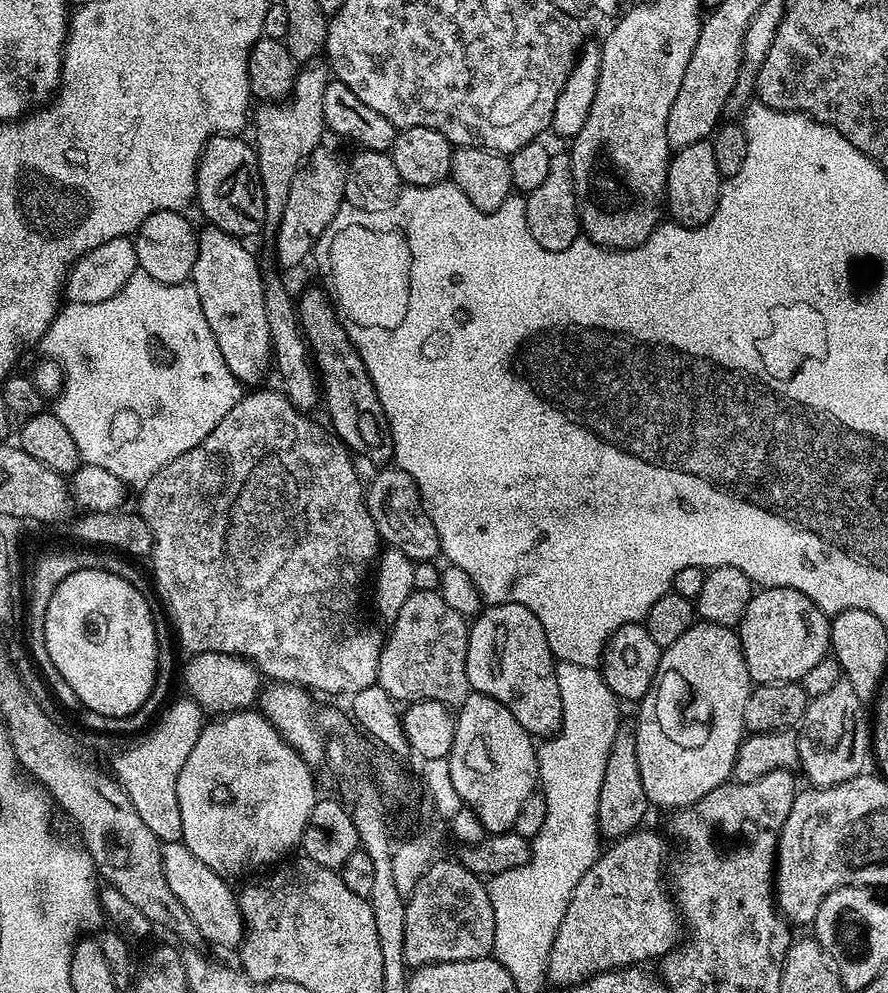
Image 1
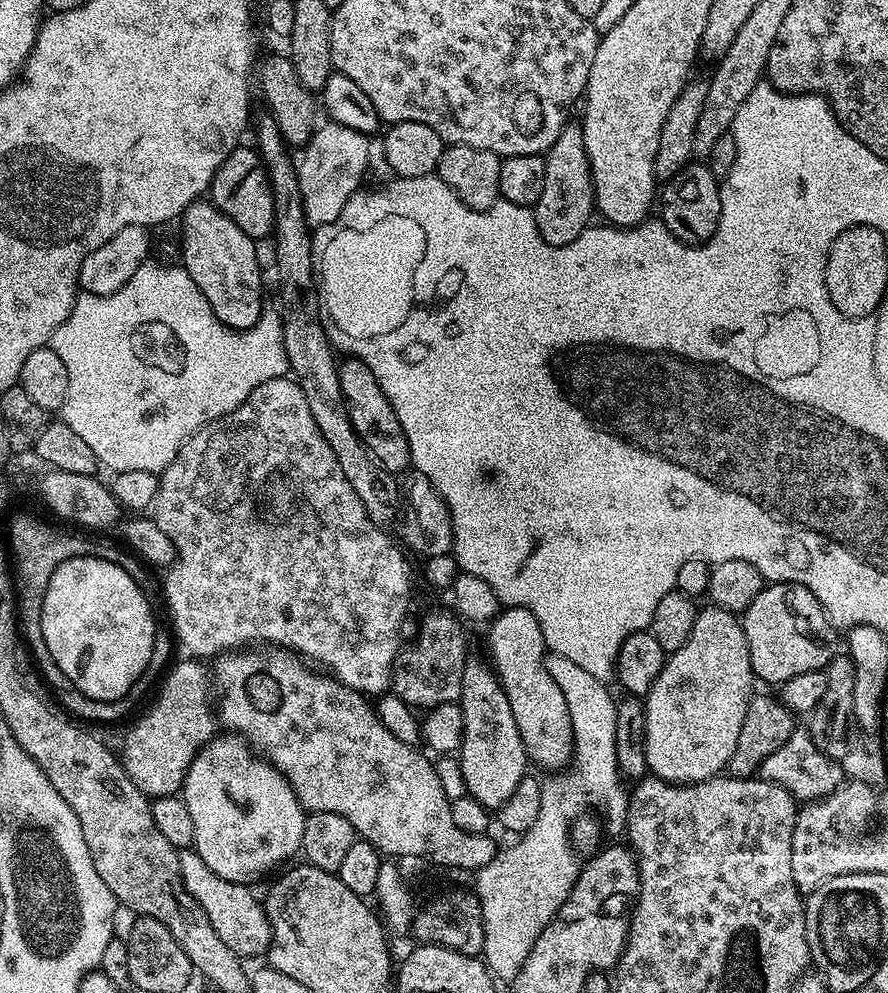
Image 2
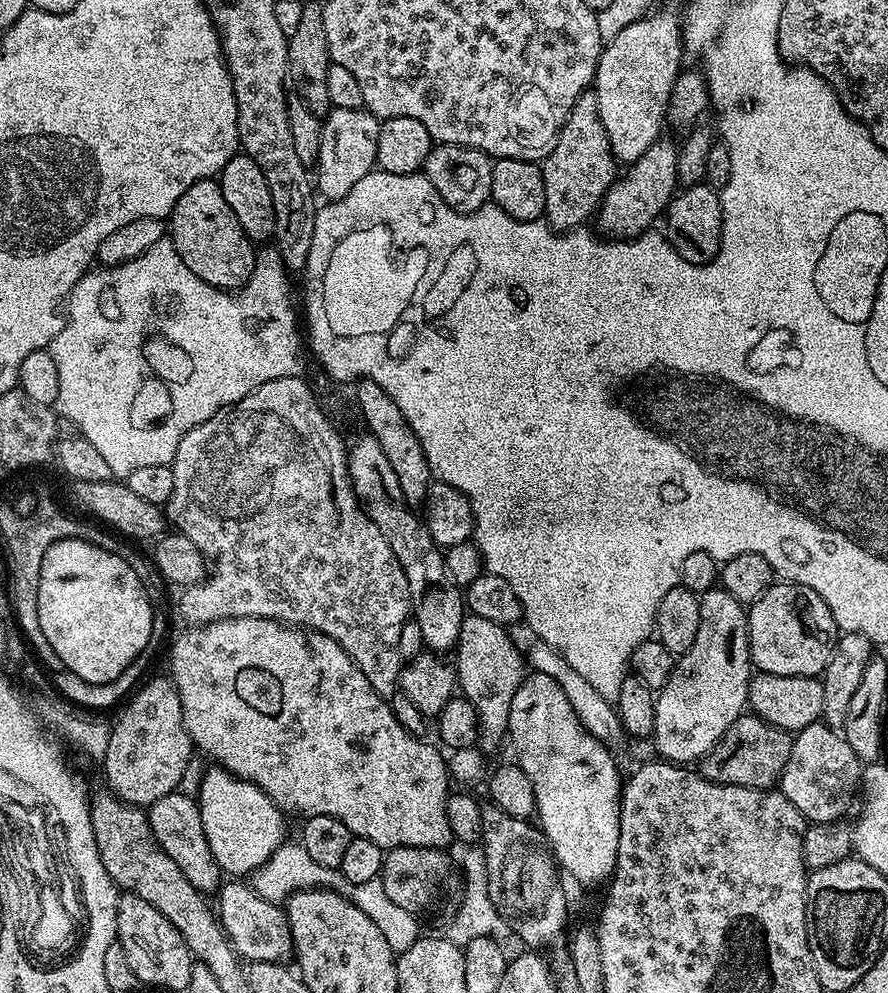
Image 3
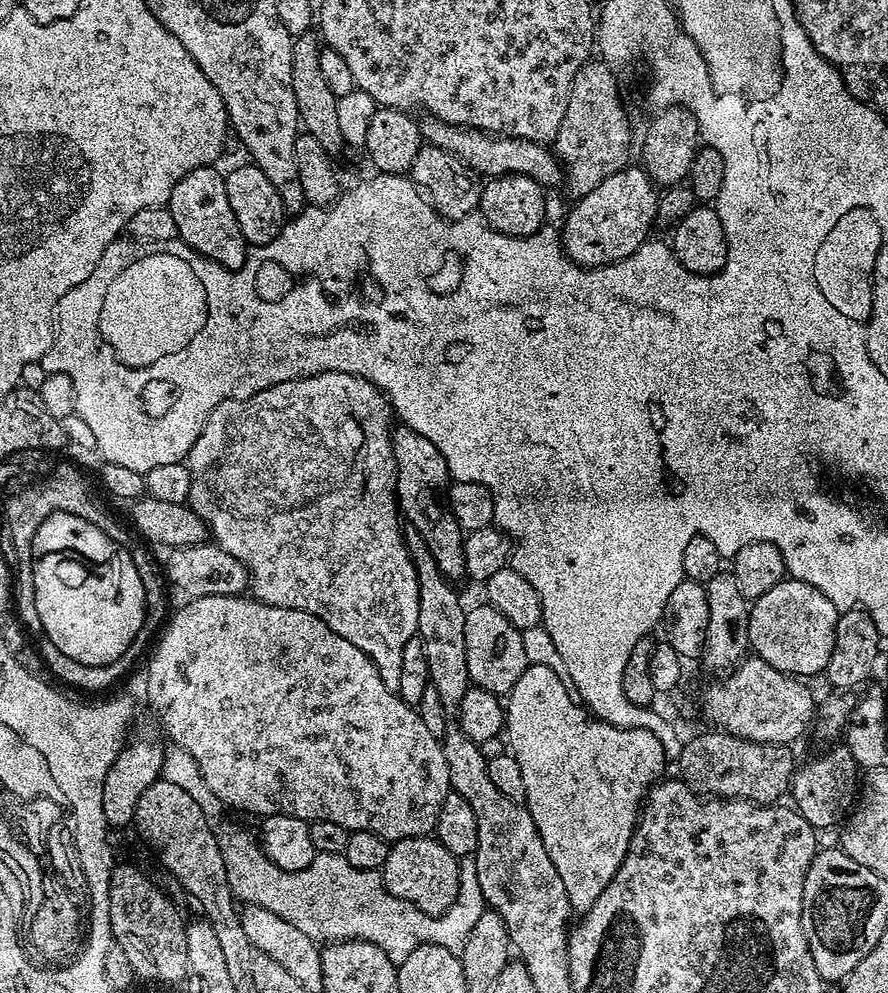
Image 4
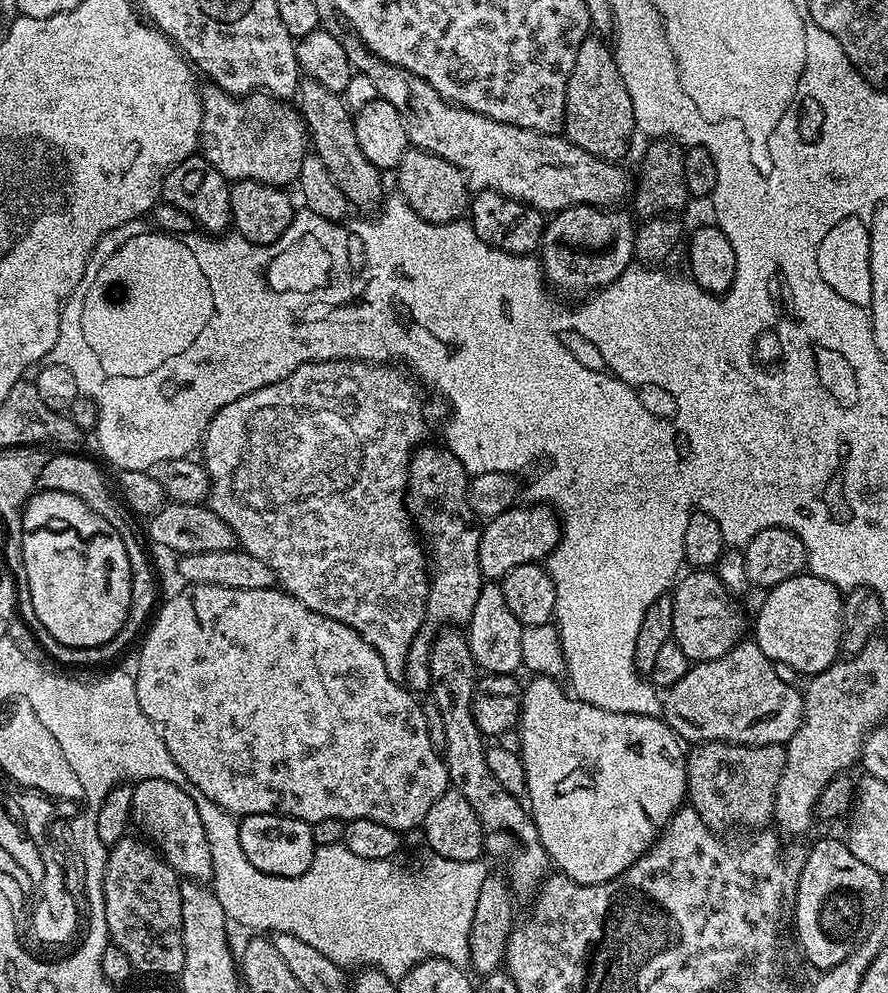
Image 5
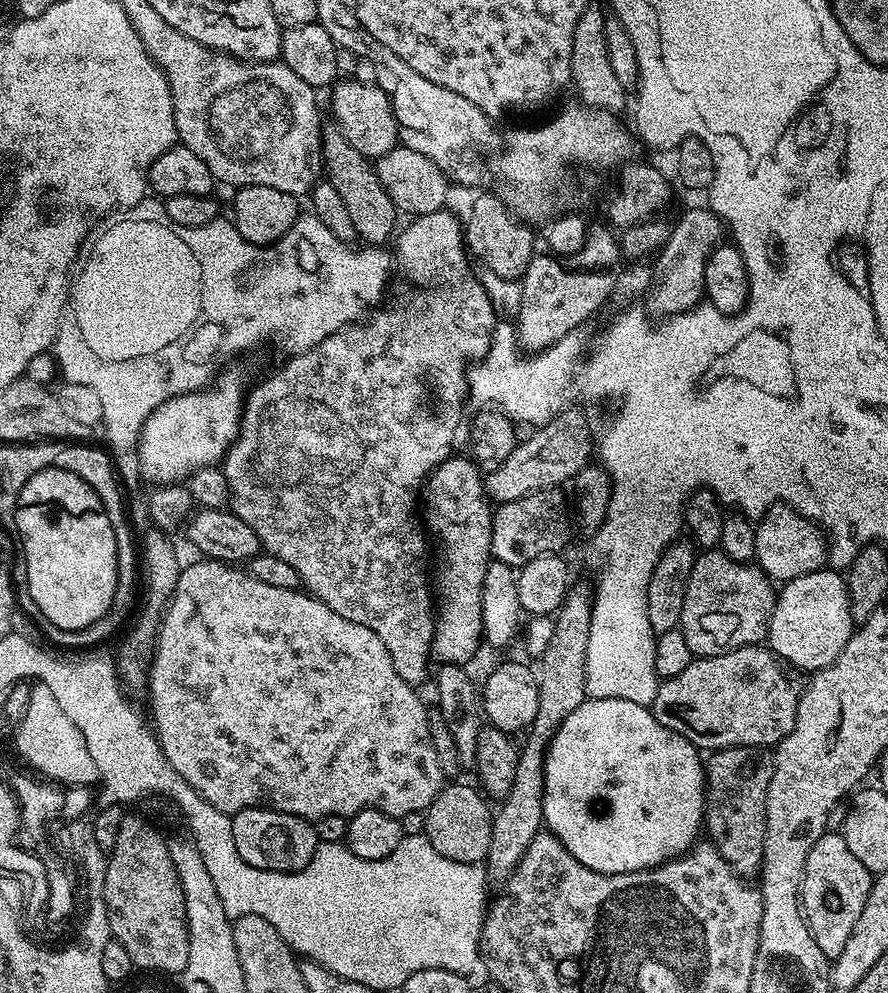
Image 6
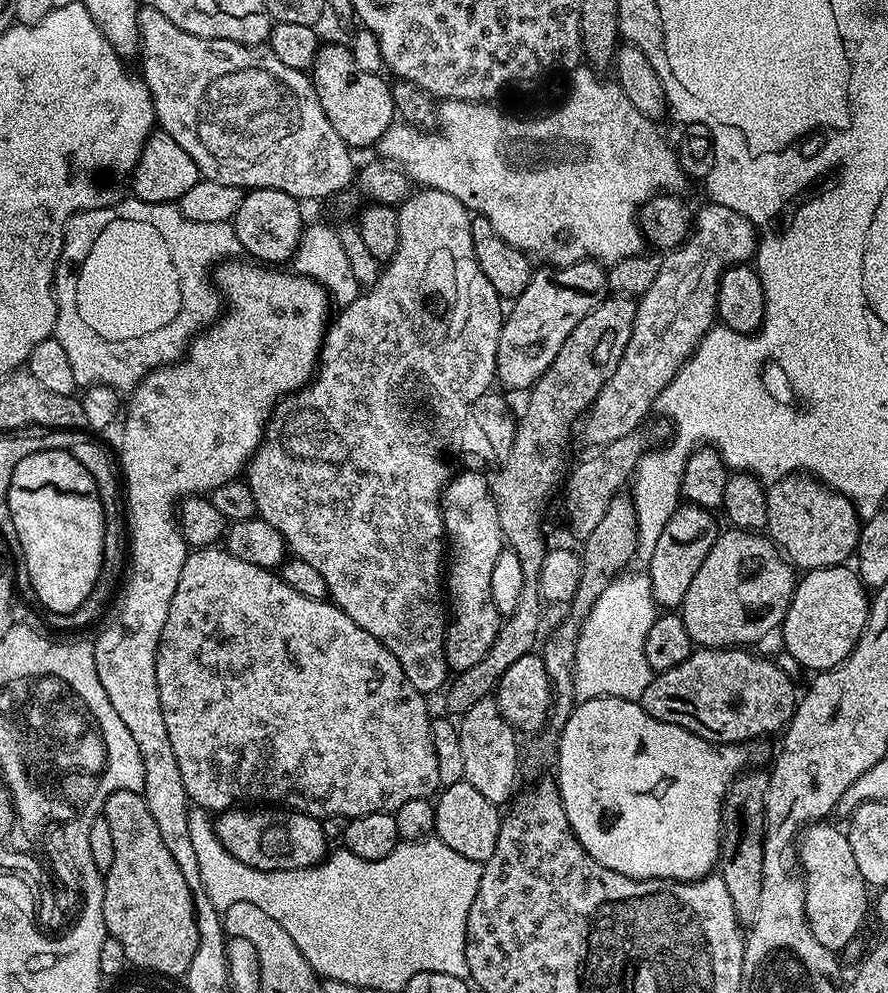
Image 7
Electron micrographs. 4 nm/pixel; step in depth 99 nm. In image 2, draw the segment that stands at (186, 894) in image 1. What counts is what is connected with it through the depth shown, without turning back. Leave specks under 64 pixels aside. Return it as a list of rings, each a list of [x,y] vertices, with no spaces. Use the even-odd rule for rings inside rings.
[[[195,850],[180,852],[180,876],[184,879],[184,888],[196,899],[200,909],[210,918],[210,926],[214,926],[214,934],[230,946],[241,958],[248,956],[263,957],[270,943],[268,919],[264,913],[263,903],[251,891],[247,884],[235,884],[226,878],[218,878],[214,870],[210,870],[200,860]]]

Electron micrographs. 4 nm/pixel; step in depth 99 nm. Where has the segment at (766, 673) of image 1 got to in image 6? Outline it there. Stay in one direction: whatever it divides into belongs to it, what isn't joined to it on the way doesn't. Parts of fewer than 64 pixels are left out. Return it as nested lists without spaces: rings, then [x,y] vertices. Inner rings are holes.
[[[821,570],[802,574],[802,578],[789,580],[779,589],[766,644],[785,665],[805,668],[805,673],[811,674],[830,666],[842,654],[853,631],[847,579],[839,571]]]

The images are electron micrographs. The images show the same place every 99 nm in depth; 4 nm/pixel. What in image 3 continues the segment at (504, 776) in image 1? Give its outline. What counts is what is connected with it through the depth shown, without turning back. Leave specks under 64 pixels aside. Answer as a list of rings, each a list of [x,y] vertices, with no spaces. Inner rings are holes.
[[[465,615],[454,649],[454,667],[459,691],[474,706],[480,723],[483,747],[496,748],[505,739],[510,718],[510,702],[526,675],[526,656],[512,641],[511,631],[498,622]],[[485,744],[485,745],[484,745]]]

